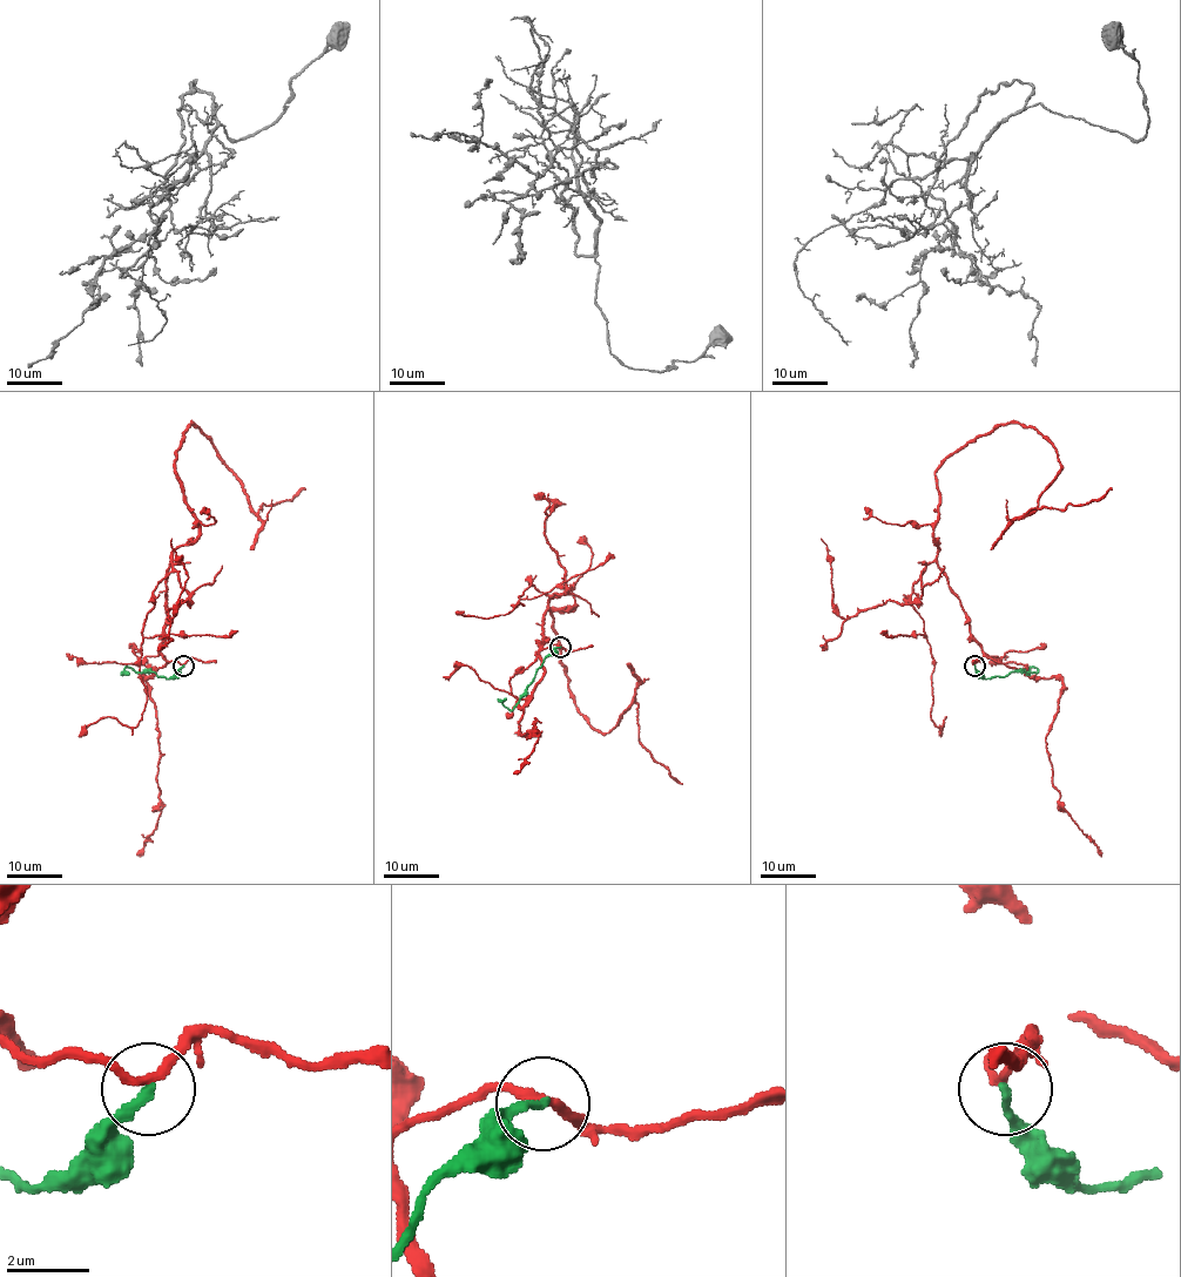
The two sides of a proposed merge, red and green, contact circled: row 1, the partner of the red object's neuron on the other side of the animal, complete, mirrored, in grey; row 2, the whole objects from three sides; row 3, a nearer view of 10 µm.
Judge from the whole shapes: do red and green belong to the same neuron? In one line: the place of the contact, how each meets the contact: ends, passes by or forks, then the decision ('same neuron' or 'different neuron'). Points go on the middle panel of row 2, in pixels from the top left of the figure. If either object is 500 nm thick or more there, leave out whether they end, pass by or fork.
place (560, 647); red passes by; green ends; different neuron

